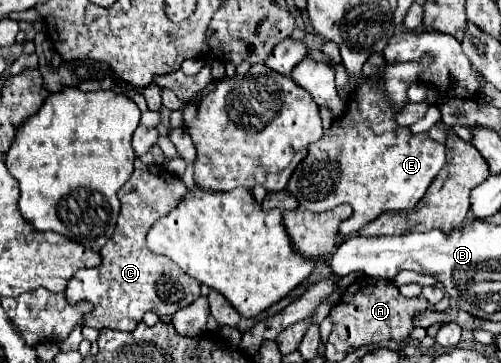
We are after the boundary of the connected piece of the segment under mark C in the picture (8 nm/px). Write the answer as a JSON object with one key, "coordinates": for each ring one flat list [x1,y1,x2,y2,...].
{"coordinates":[[136,160,134,174,118,192,122,210,114,230,114,242,110,240,100,250,102,264,92,270,78,270,66,288,66,300,70,304,78,304,82,300,94,304,94,312,84,318,86,326,132,332,146,312,156,312,160,318,174,316,180,308,190,306,190,302,200,296,198,280,178,270,178,266,168,258,154,256,146,248,146,234,152,224,174,210,184,196,186,186,180,178,164,166,146,166]]}

